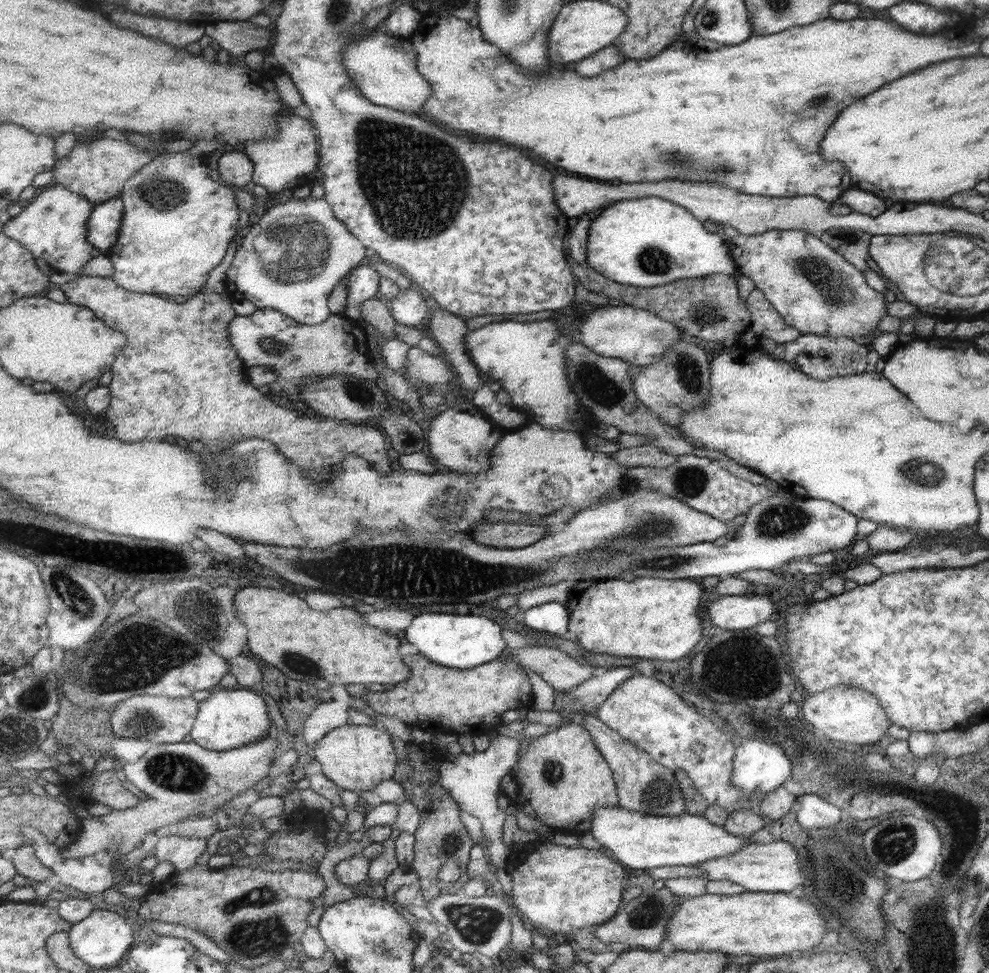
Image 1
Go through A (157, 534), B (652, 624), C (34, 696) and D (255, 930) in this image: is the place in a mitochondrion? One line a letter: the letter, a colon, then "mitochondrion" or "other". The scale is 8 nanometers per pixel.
A: other
B: other
C: mitochondrion
D: mitochondrion

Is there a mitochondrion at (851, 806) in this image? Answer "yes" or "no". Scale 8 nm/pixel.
no

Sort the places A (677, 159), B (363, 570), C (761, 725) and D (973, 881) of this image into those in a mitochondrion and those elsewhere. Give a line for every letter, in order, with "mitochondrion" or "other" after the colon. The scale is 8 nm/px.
A: mitochondrion
B: mitochondrion
C: other
D: mitochondrion

